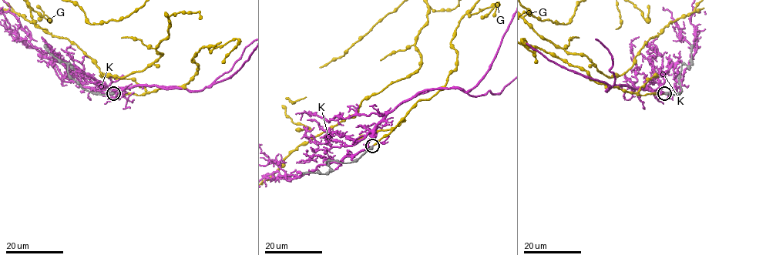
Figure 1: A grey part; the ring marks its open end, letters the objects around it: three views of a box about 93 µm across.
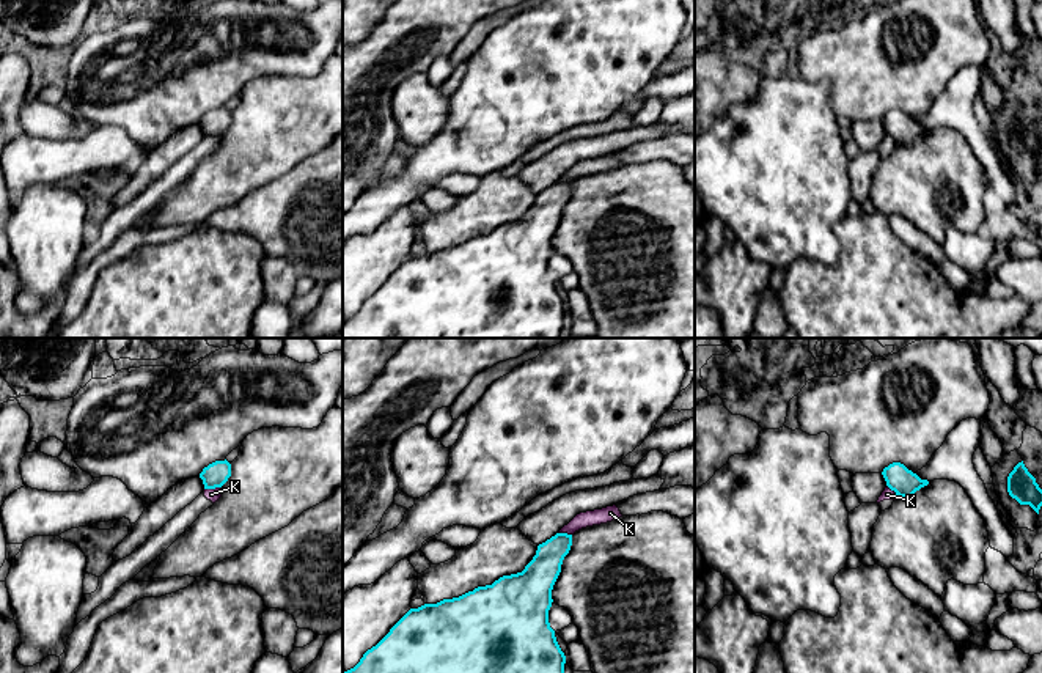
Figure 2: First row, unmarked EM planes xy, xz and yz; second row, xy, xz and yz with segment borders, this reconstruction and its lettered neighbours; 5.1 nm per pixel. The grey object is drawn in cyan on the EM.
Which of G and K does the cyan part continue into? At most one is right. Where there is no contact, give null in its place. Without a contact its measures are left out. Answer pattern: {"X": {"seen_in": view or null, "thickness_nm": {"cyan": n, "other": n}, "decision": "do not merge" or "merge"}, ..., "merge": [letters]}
{"G": {"seen_in": null, "decision": "merge"}, "K": {"seen_in": "xy", "thickness_nm": {"cyan": 120, "other": 60}, "decision": "do not merge"}, "merge": ["G"]}

